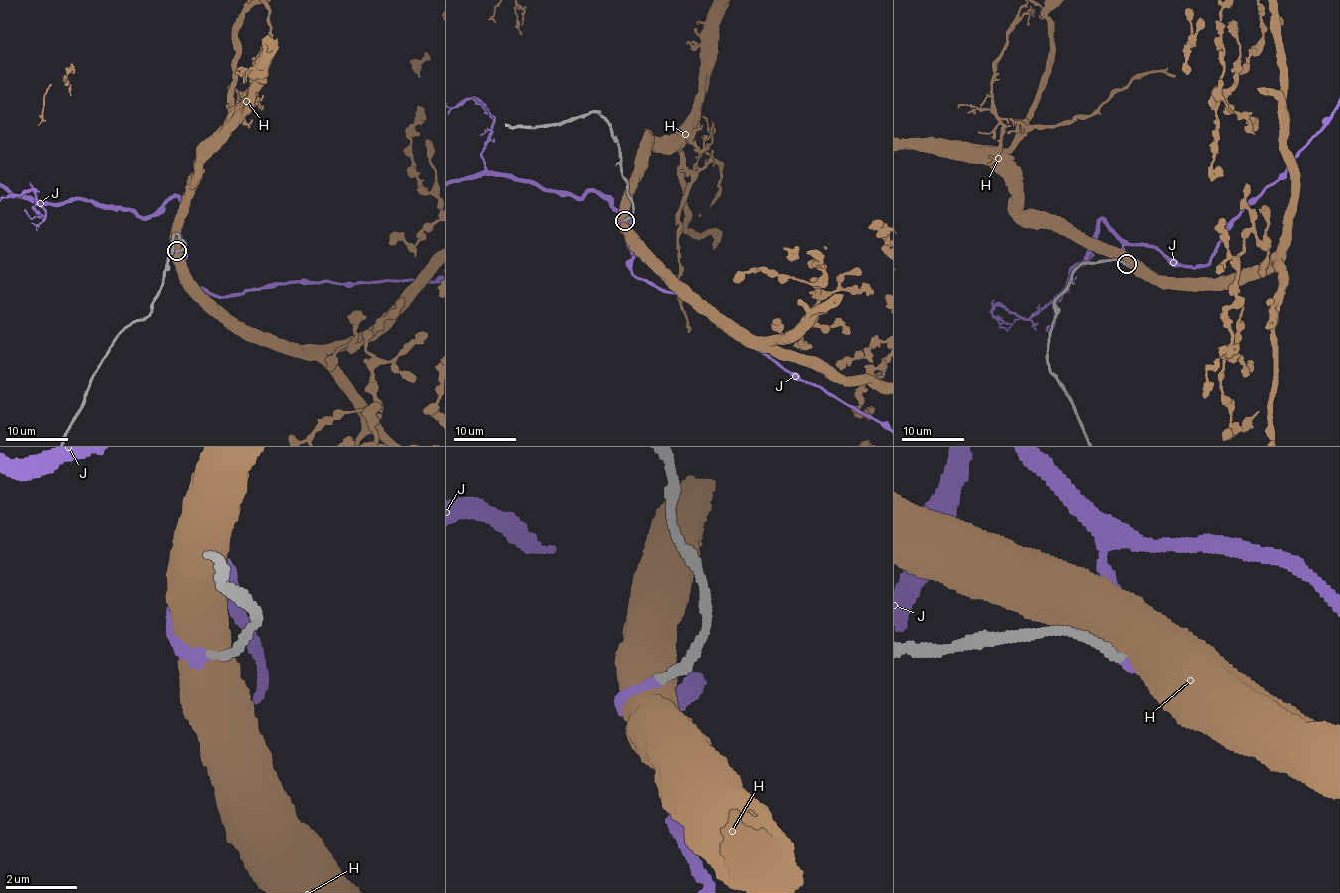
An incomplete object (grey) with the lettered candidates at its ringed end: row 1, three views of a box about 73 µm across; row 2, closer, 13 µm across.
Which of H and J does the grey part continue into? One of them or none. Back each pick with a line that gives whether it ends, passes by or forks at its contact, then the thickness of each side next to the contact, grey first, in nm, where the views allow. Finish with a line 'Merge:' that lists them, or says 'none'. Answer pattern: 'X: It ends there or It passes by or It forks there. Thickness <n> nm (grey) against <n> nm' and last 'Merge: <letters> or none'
J: It ends there. Thickness 240 nm (grey) against 320 nm
Merge: J

